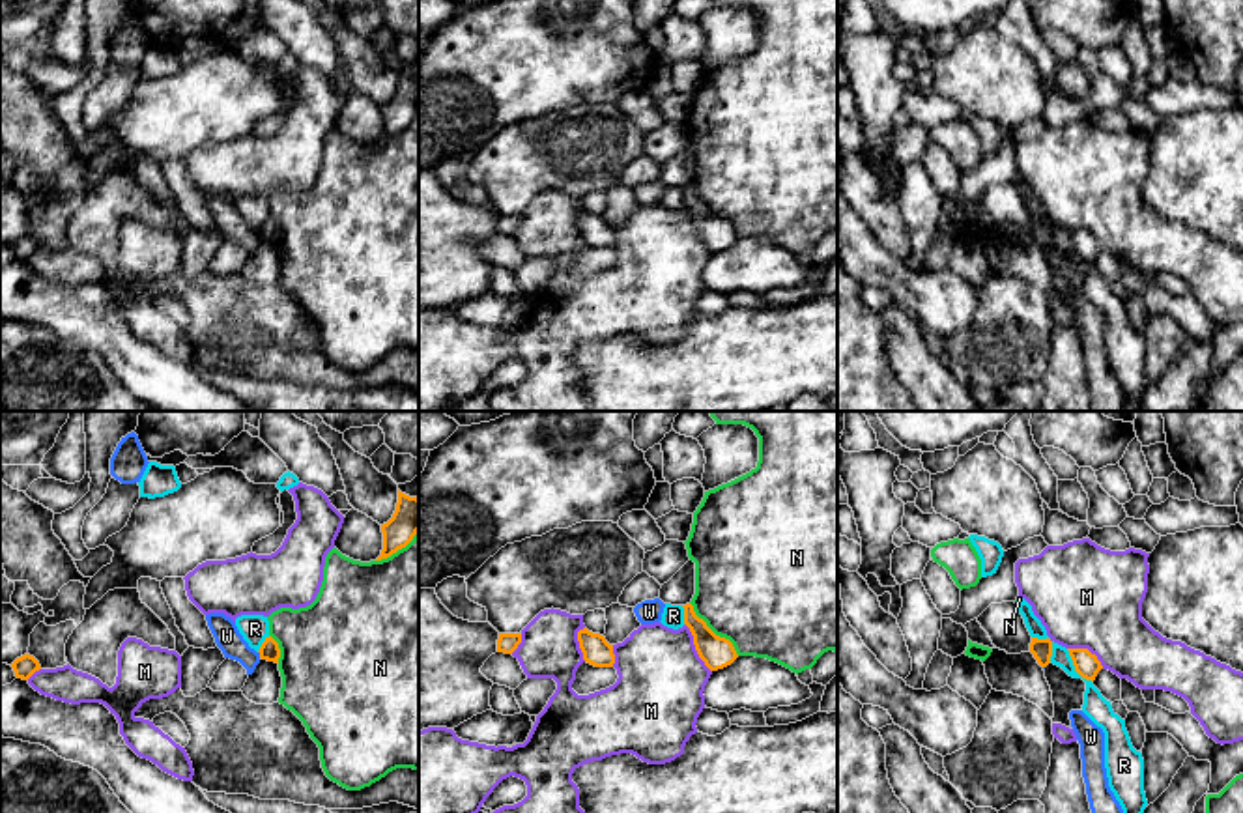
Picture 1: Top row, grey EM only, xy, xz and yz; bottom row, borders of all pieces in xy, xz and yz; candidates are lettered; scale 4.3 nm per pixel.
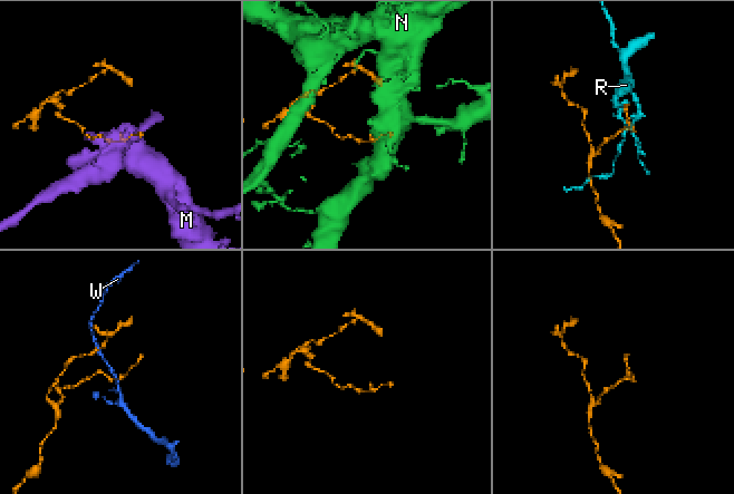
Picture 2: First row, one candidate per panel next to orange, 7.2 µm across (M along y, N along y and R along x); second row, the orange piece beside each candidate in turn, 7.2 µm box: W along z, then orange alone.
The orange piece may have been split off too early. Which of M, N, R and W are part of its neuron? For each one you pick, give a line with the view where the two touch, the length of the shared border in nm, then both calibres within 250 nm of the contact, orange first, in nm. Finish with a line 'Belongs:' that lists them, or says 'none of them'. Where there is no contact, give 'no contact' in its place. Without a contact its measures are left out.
Belongs: none of them

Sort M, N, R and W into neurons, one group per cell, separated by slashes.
M / N / R / W

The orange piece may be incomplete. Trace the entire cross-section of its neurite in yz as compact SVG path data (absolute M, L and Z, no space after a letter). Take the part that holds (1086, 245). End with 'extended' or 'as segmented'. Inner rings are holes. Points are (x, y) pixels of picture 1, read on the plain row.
M1067 230L1073 241L1075 252L1086 260L1095 262L1097 254L1103 250L1101 243L1088 230Z; as segmented

